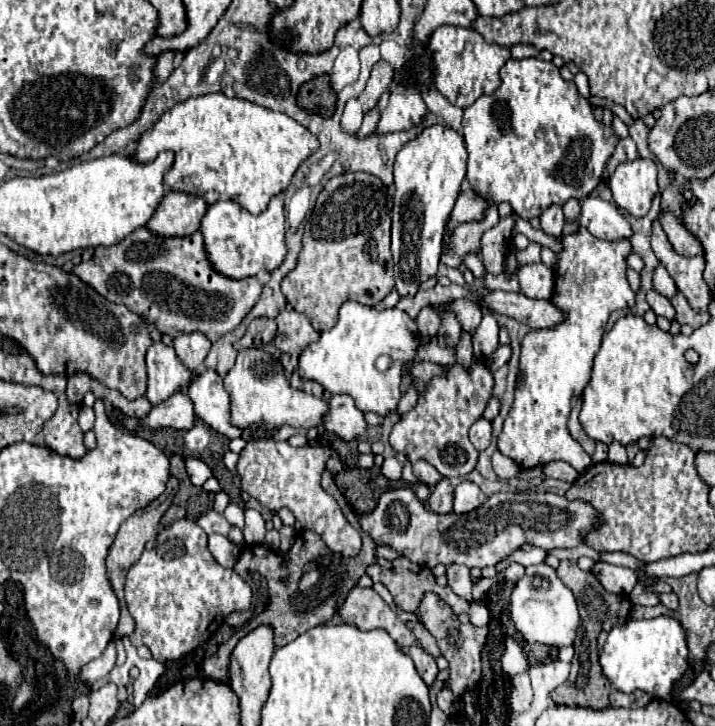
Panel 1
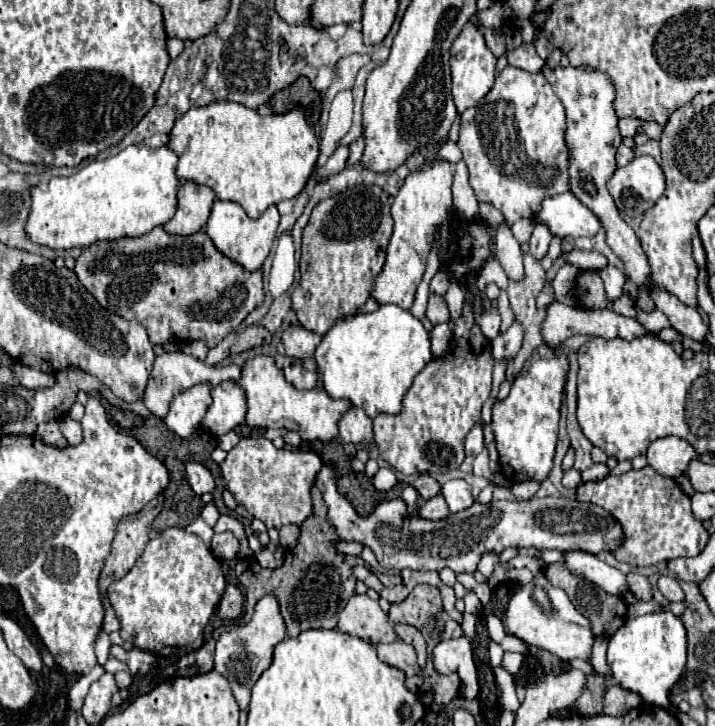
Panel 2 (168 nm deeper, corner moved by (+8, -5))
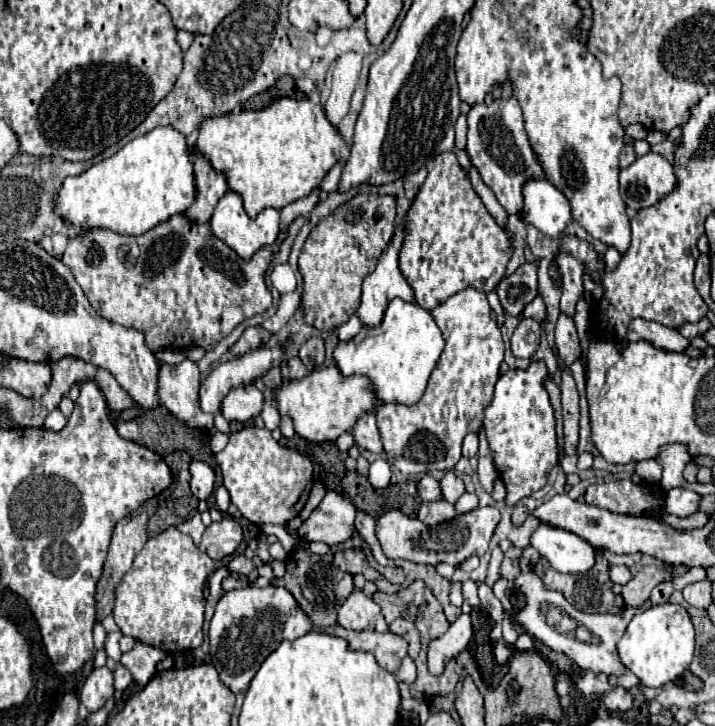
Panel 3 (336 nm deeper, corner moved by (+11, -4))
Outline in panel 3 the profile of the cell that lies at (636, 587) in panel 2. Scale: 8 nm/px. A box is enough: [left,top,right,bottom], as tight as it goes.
[610,564,632,584]

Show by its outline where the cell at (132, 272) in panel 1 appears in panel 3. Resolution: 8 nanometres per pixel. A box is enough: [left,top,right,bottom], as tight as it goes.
[62,190,318,352]

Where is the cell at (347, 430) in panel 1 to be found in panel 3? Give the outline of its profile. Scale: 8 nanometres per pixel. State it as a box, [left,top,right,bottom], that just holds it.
[352,412,384,454]

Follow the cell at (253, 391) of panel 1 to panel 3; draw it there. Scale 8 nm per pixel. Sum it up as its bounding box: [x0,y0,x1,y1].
[274,366,382,442]

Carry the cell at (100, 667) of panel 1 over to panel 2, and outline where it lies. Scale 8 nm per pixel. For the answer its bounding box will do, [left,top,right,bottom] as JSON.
[95,631,111,665]

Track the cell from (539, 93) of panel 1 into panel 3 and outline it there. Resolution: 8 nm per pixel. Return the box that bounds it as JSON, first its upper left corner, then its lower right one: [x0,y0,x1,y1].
[466,98,544,214]

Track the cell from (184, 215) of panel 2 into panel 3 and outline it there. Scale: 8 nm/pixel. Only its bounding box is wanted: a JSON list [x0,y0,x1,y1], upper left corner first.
[186,154,228,222]

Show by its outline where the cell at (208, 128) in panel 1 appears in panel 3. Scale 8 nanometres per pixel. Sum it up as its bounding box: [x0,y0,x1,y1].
[194,98,344,218]

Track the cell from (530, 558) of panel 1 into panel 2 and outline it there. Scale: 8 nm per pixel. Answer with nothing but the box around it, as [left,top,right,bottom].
[477,553,503,579]

